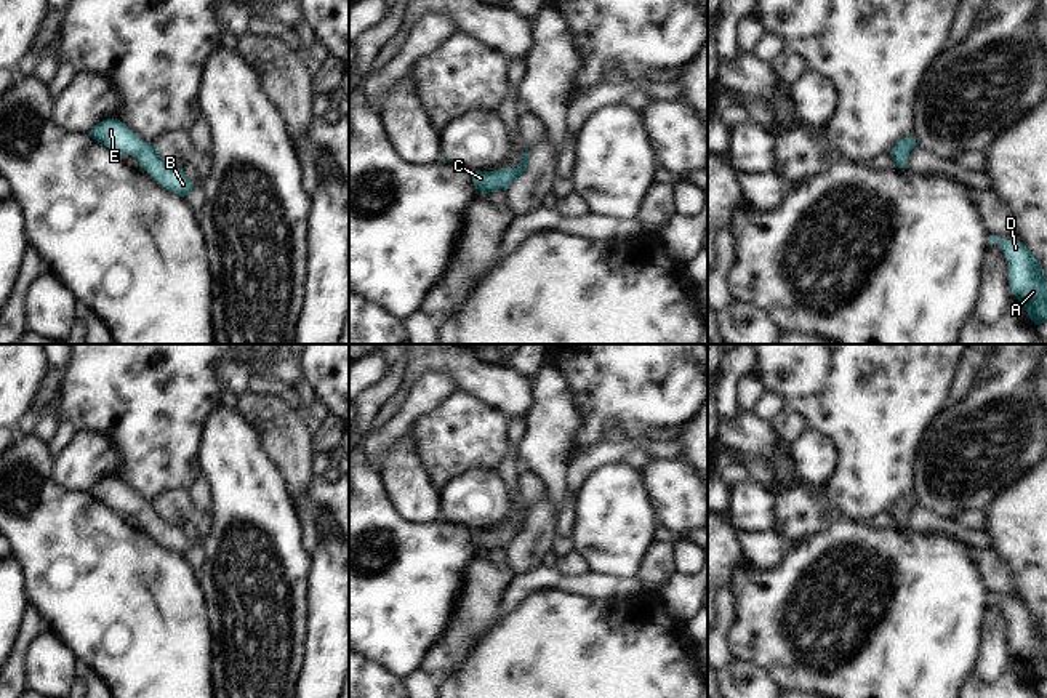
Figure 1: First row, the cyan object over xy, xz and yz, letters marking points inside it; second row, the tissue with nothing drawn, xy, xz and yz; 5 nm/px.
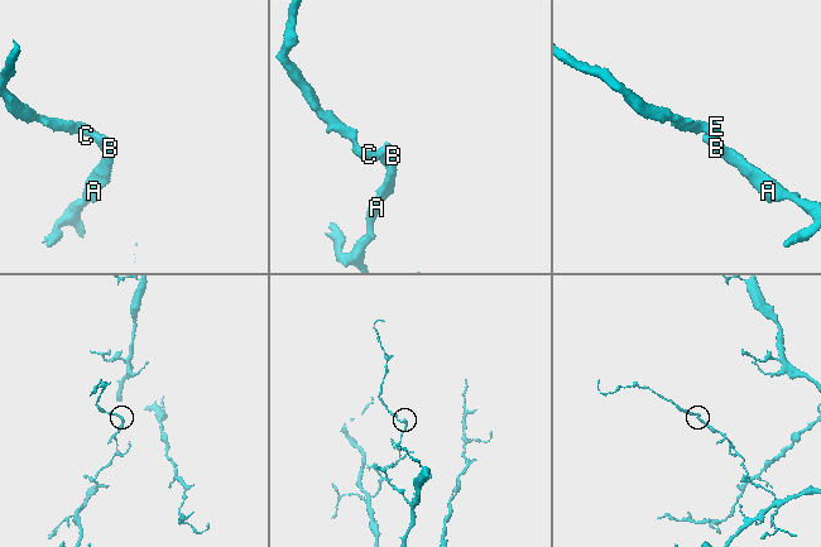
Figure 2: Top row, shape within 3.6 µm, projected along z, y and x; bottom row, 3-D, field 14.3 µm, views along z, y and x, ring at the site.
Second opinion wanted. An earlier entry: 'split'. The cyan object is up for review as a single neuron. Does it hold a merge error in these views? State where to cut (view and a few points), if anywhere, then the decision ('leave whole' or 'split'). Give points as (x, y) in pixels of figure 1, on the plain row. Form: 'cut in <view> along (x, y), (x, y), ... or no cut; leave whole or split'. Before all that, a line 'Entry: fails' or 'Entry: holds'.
Entry: fails
no cut; leave whole

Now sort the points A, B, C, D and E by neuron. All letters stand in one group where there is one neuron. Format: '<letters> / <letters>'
A B C D E

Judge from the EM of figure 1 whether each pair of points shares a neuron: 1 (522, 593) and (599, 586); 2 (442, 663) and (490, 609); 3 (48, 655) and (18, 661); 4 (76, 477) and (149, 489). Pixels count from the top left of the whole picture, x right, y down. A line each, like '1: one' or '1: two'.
1: one
2: one
3: two
4: two

